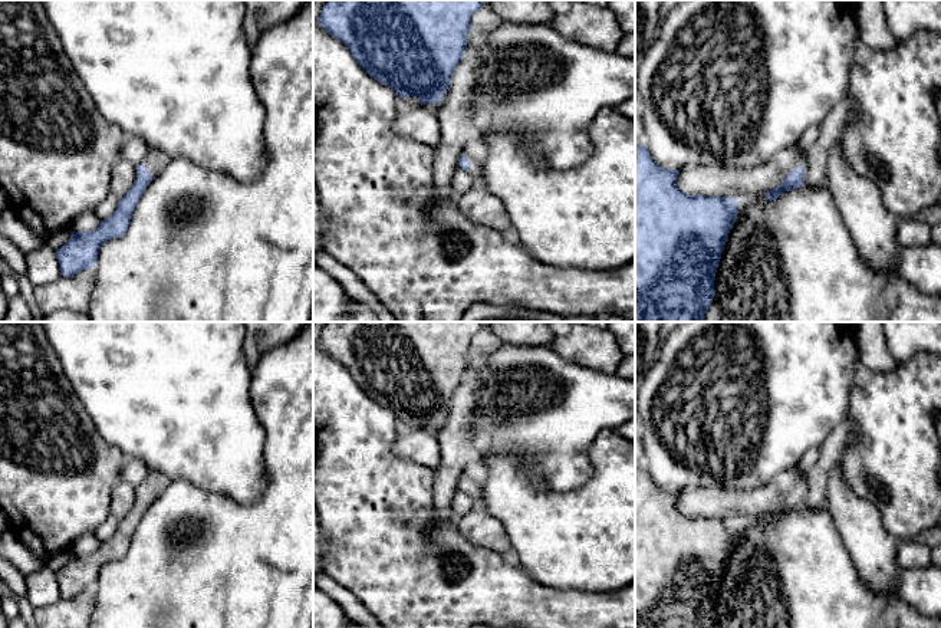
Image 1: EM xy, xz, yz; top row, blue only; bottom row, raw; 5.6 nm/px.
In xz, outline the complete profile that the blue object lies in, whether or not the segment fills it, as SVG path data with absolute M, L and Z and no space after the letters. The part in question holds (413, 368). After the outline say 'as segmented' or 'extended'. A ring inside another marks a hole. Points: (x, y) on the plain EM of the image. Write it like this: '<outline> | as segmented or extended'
M329 322L320 333L317 345L333 359L348 368L353 381L359 388L379 405L389 408L398 420L418 418L418 425L440 425L442 427L442 417L451 407L451 398L461 382L461 378L468 366L468 355L473 351L471 339L484 326L484 322Z | as segmented

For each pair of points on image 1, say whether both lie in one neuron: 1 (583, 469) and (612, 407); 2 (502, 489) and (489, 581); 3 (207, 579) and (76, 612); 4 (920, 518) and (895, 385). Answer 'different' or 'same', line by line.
1: same
2: different
3: different
4: same

